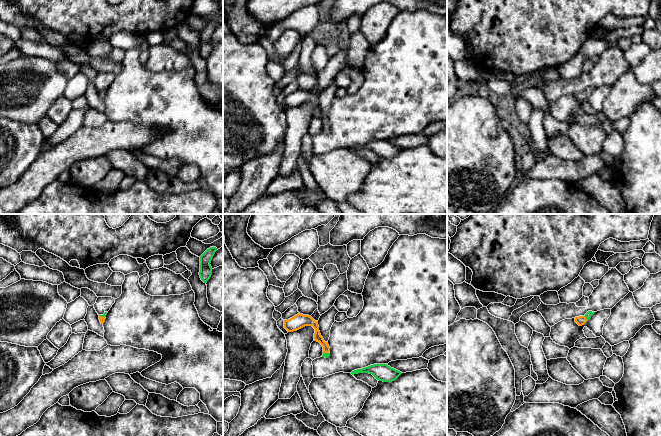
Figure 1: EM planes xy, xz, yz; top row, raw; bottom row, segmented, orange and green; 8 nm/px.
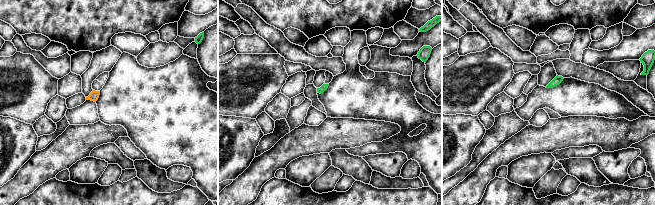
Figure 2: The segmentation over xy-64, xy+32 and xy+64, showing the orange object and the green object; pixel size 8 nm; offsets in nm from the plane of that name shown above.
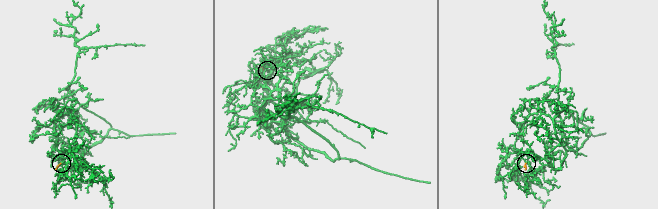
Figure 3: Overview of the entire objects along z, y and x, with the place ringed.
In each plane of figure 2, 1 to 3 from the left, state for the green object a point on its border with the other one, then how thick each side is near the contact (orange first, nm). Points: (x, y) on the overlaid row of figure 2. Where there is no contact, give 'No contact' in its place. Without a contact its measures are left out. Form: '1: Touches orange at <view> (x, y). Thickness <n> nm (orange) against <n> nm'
1: No contact
2: No contact
3: No contact

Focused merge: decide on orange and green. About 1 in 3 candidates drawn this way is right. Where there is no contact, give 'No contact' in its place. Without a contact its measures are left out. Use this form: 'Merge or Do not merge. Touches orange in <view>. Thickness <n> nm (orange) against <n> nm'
Merge. Touches orange in xy. Thickness 50 nm (orange) against 30 nm

